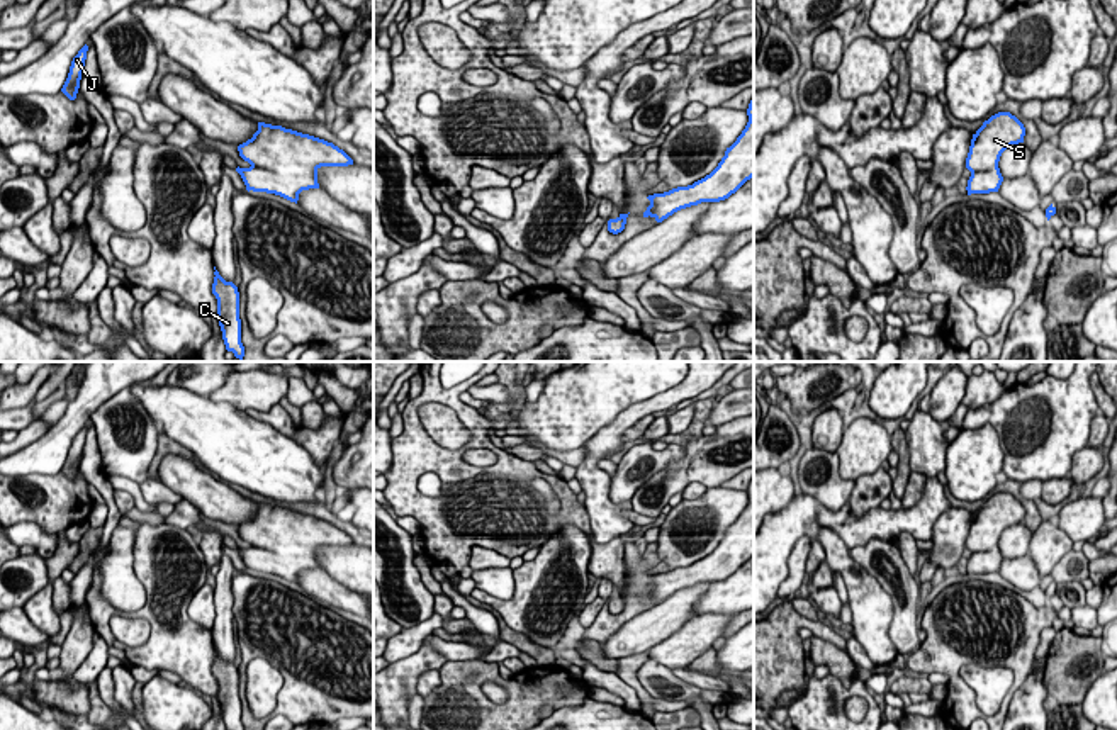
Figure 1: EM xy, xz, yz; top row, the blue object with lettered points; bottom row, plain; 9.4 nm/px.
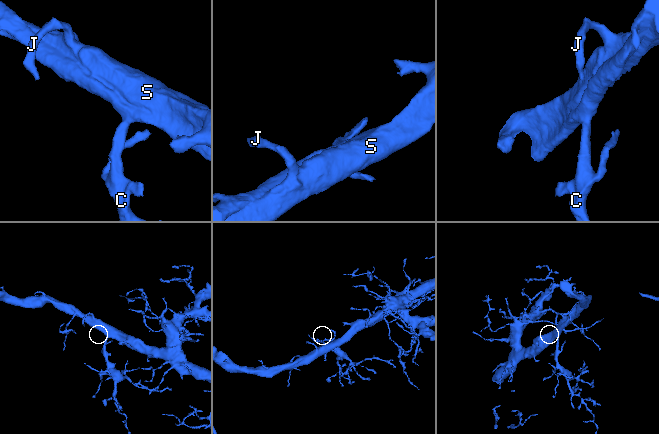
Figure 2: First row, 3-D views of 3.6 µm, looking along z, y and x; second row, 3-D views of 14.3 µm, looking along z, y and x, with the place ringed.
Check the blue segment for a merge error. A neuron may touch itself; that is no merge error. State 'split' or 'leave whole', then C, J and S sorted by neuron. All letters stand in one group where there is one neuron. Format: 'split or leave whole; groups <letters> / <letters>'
leave whole; groups C J S

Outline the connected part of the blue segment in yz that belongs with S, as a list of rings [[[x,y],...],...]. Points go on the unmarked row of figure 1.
[[[998,492],[983,503],[973,514],[966,538],[966,548],[971,552],[968,576],[998,572],[1003,562],[1000,536],[1008,526],[1024,523],[1024,516],[1024,504],[1010,492]]]

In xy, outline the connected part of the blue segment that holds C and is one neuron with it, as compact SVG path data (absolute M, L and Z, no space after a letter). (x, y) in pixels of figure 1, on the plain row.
M214 652L212 674L217 679L217 701L222 711L226 730L244 730L241 723L239 672L233 662L226 662Z

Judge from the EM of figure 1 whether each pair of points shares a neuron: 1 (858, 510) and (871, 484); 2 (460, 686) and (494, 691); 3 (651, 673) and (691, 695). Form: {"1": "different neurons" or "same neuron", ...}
{"1": "same neuron", "2": "different neurons", "3": "same neuron"}

